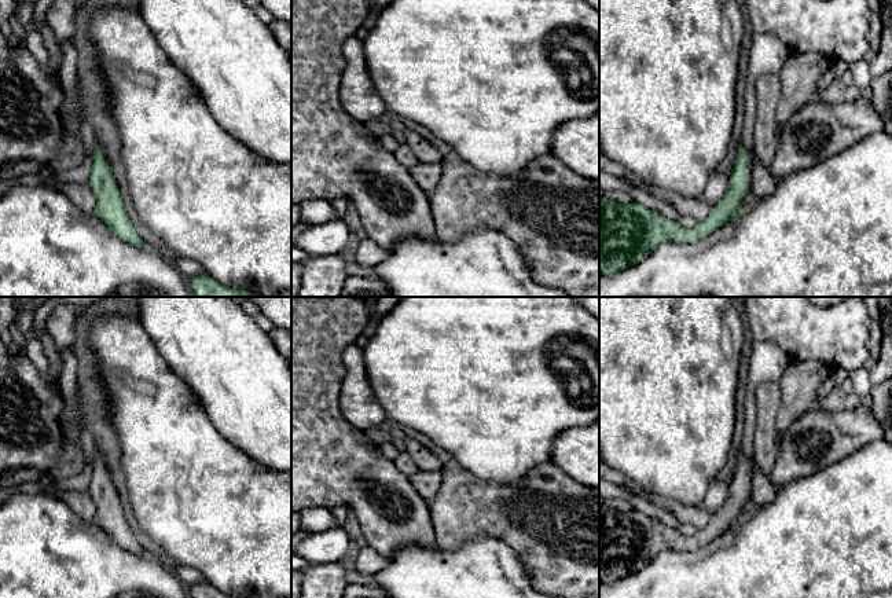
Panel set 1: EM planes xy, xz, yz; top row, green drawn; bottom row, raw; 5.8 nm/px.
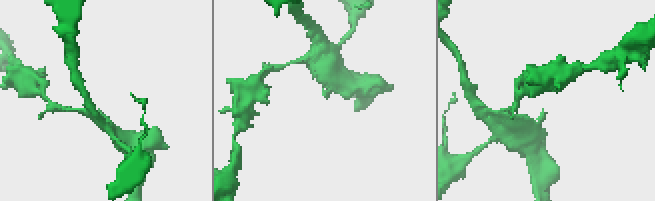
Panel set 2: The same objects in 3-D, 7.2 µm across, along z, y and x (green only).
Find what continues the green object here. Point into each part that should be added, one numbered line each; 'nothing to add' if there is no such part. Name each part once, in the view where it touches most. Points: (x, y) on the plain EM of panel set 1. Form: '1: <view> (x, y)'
1: yz (749, 461)

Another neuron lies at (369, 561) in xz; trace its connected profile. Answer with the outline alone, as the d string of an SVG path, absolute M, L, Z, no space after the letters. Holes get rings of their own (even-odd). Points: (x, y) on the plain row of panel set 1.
M364 546L356 560L356 571L361 575L377 575L388 565L388 558L370 546Z

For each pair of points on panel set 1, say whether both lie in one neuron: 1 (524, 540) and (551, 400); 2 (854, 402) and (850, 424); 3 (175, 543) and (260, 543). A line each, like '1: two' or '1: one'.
1: two
2: two
3: one

